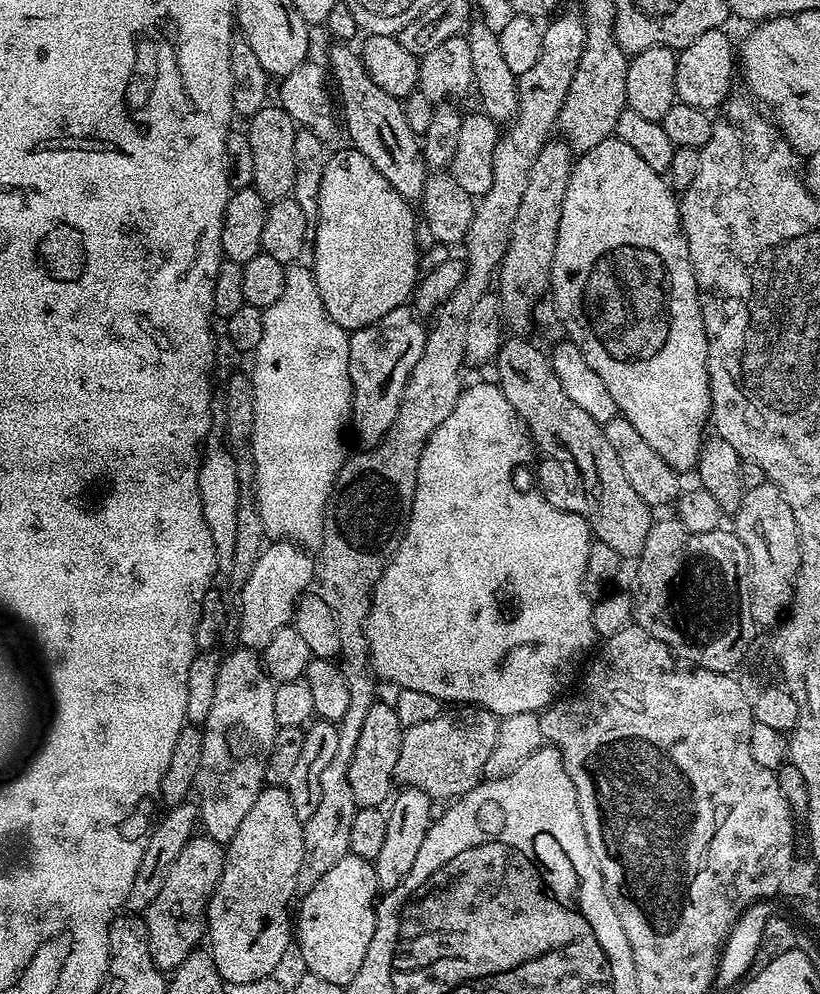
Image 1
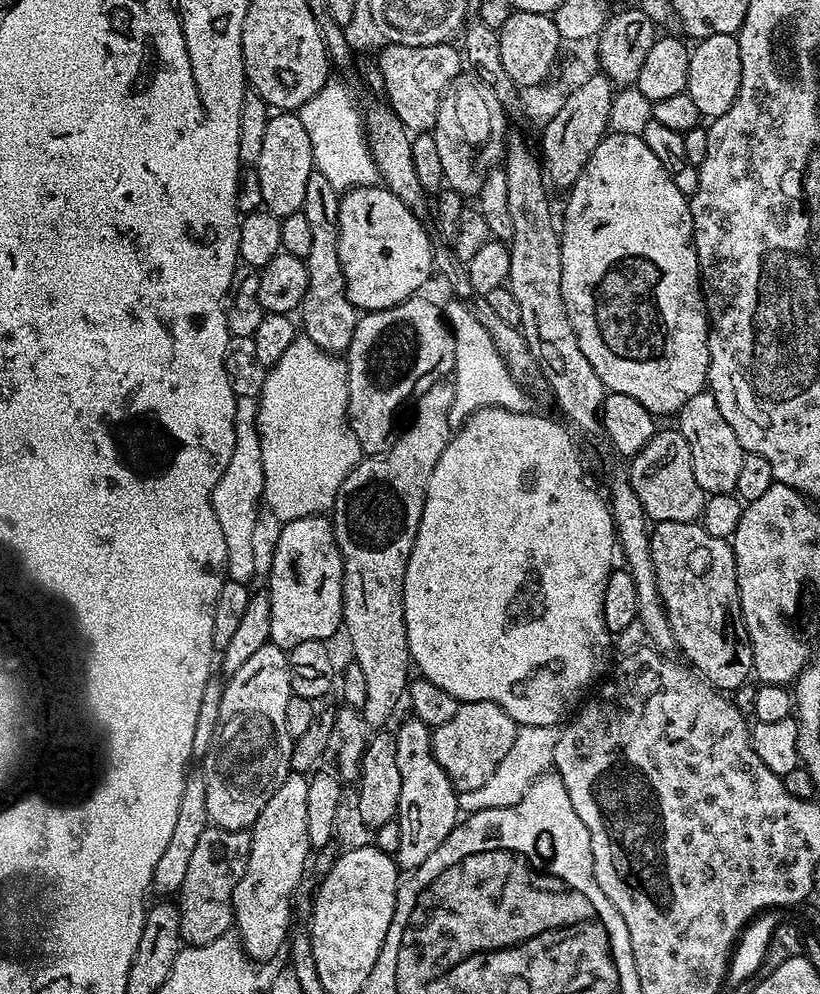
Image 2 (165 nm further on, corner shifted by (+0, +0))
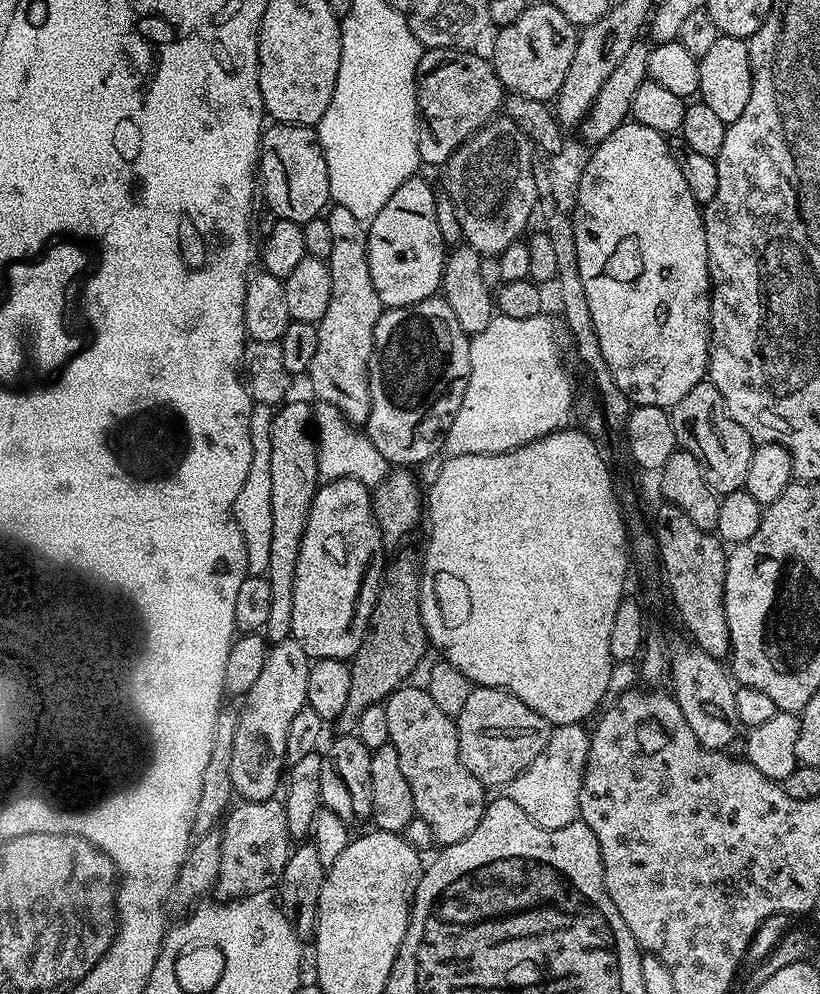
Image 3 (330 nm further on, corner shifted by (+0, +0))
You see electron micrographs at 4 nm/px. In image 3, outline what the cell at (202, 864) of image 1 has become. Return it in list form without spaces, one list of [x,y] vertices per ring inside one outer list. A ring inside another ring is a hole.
[[[276,798],[244,800],[237,808],[236,806],[237,804],[223,817],[222,827],[219,829],[222,850],[216,888],[224,898],[272,892],[280,883],[290,853],[286,810]]]

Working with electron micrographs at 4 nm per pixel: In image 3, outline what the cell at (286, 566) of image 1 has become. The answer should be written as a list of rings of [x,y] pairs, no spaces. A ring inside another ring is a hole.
[[[353,477],[338,478],[321,483],[312,500],[310,514],[306,518],[306,530],[302,534],[302,546],[298,550],[298,566],[294,566],[294,618],[291,639],[306,650],[313,661],[351,661],[356,654],[357,633],[350,627],[353,596],[356,596],[360,572],[376,544],[376,531],[368,515],[369,487]]]

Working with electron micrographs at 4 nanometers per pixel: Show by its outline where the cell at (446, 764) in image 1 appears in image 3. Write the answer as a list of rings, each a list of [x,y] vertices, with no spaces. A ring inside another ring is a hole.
[[[473,687],[470,698],[466,698],[462,710],[454,719],[462,762],[466,770],[470,770],[470,774],[474,774],[474,778],[478,778],[478,782],[485,786],[506,786],[514,778],[518,778],[518,774],[522,774],[522,770],[526,770],[526,766],[530,766],[530,762],[534,762],[534,758],[542,754],[553,730],[553,725],[549,724],[546,718],[542,718],[542,714],[534,714],[534,710],[526,706],[526,702],[514,698],[514,694],[510,694],[504,688]]]

